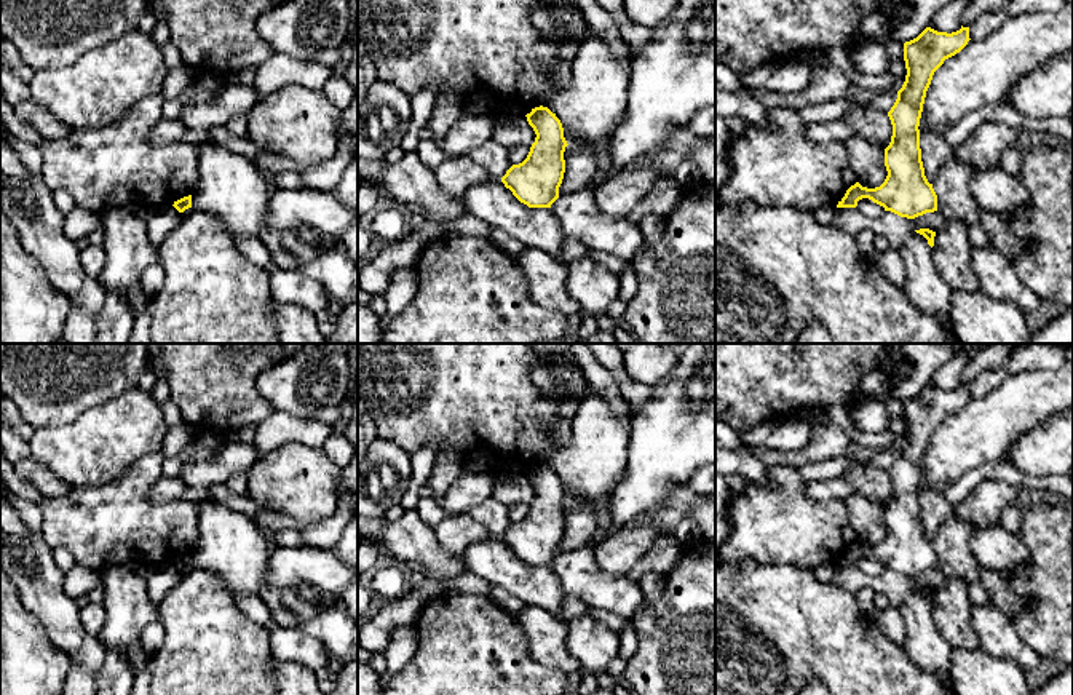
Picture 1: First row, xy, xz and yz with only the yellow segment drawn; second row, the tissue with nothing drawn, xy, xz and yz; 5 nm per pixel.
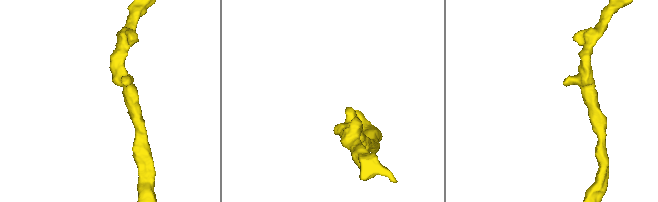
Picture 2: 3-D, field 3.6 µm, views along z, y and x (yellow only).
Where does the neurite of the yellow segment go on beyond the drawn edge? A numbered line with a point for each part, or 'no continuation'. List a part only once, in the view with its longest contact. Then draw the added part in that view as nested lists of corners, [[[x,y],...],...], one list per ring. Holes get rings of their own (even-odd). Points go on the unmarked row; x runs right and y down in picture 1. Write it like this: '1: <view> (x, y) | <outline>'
no continuation

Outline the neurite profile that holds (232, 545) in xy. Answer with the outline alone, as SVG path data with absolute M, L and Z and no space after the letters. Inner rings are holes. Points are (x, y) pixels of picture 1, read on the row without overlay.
M200 500L200 538L192 569L214 572L238 596L259 596L268 575L270 545L254 519L212 500Z

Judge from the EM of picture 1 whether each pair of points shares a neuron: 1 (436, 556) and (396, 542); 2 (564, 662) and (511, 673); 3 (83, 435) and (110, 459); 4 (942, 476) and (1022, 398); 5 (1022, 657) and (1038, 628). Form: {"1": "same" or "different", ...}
{"1": "same", "2": "different", "3": "same", "4": "same", "5": "different"}

